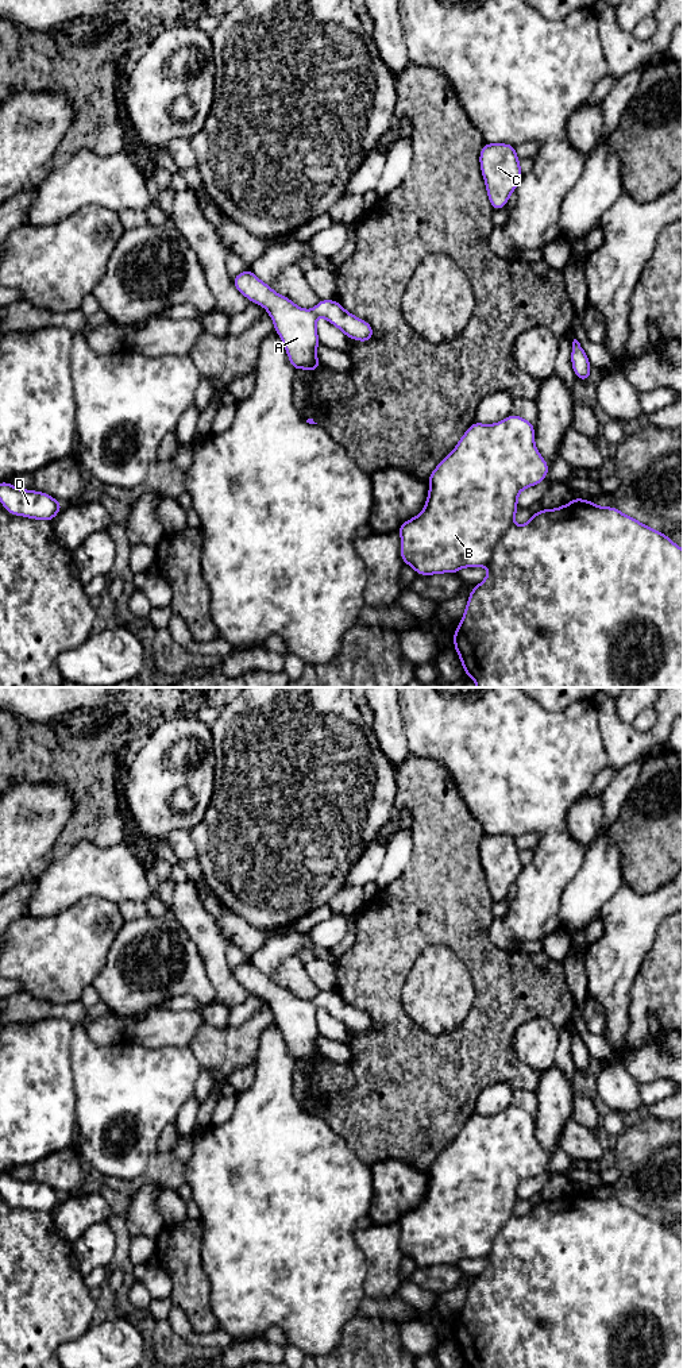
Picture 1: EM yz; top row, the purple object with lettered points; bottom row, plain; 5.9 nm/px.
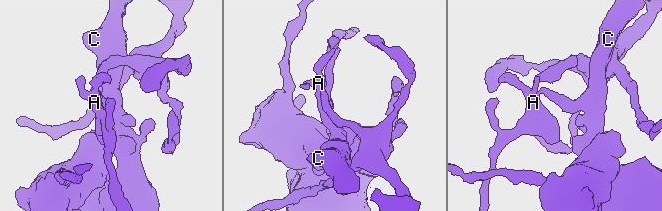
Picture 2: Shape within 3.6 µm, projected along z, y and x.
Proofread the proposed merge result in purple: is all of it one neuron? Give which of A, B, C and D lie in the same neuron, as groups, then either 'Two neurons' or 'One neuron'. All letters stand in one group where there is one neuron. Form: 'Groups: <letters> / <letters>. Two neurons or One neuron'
Groups: A B C D. One neuron

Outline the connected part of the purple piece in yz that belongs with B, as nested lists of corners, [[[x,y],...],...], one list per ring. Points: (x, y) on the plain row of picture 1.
[[[509,1106],[502,1113],[495,1115],[481,1115],[476,1111],[471,1118],[463,1125],[456,1138],[435,1159],[431,1164],[429,1183],[425,1192],[424,1201],[420,1206],[413,1210],[406,1211],[398,1219],[401,1228],[401,1251],[404,1256],[410,1256],[417,1267],[433,1267],[443,1264],[456,1265],[464,1259],[487,1259],[487,1268],[470,1283],[467,1298],[462,1309],[460,1315],[454,1322],[454,1340],[456,1341],[460,1354],[464,1360],[464,1367],[467,1368],[683,1368],[683,1241],[674,1234],[667,1226],[641,1215],[634,1209],[624,1206],[616,1198],[601,1199],[594,1192],[586,1192],[580,1188],[574,1190],[567,1196],[562,1196],[555,1201],[540,1201],[533,1205],[530,1211],[524,1217],[514,1217],[513,1209],[518,1203],[517,1190],[521,1182],[532,1179],[543,1174],[548,1165],[549,1156],[544,1152],[541,1145],[537,1142],[535,1136],[535,1117],[521,1107]]]

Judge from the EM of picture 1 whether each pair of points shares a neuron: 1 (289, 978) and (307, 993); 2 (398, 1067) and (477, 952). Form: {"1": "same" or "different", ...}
{"1": "same", "2": "same"}

